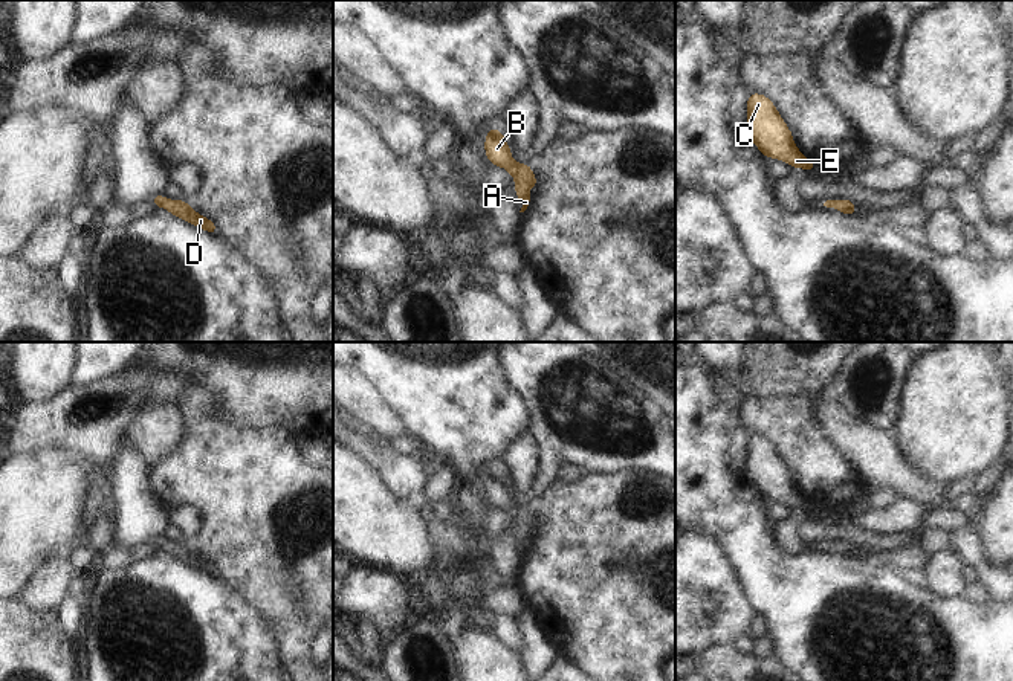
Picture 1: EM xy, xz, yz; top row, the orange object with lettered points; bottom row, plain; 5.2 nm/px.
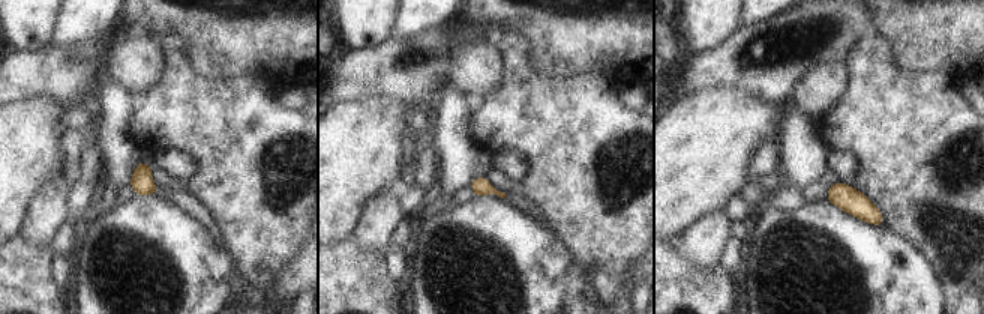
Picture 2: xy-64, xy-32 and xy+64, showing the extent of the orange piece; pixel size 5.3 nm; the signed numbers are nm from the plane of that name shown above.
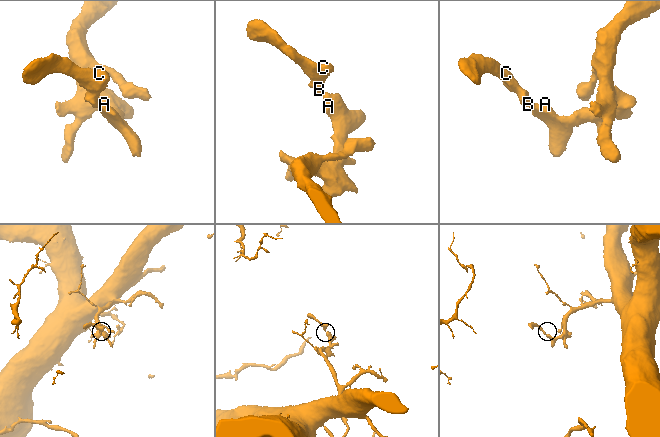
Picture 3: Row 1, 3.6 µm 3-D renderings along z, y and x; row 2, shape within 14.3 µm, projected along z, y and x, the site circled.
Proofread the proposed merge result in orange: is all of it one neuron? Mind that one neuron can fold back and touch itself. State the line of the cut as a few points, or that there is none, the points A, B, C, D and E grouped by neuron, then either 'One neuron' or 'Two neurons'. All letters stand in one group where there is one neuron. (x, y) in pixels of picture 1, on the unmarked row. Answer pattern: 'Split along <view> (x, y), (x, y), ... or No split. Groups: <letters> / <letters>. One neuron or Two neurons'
No split. Groups: A B C D E. One neuron

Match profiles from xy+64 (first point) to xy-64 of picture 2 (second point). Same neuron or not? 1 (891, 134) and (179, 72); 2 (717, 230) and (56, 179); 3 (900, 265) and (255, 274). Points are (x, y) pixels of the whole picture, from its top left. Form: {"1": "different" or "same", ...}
{"1": "same", "2": "same", "3": "different"}

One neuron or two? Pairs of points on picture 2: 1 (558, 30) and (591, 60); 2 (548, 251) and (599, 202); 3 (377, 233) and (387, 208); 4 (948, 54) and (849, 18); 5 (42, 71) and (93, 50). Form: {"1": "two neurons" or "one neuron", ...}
{"1": "one neuron", "2": "two neurons", "3": "one neuron", "4": "two neurons", "5": "one neuron"}

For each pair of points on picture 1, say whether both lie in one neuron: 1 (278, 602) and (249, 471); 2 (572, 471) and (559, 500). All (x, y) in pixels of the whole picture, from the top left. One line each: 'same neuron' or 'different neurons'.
1: same neuron
2: different neurons

